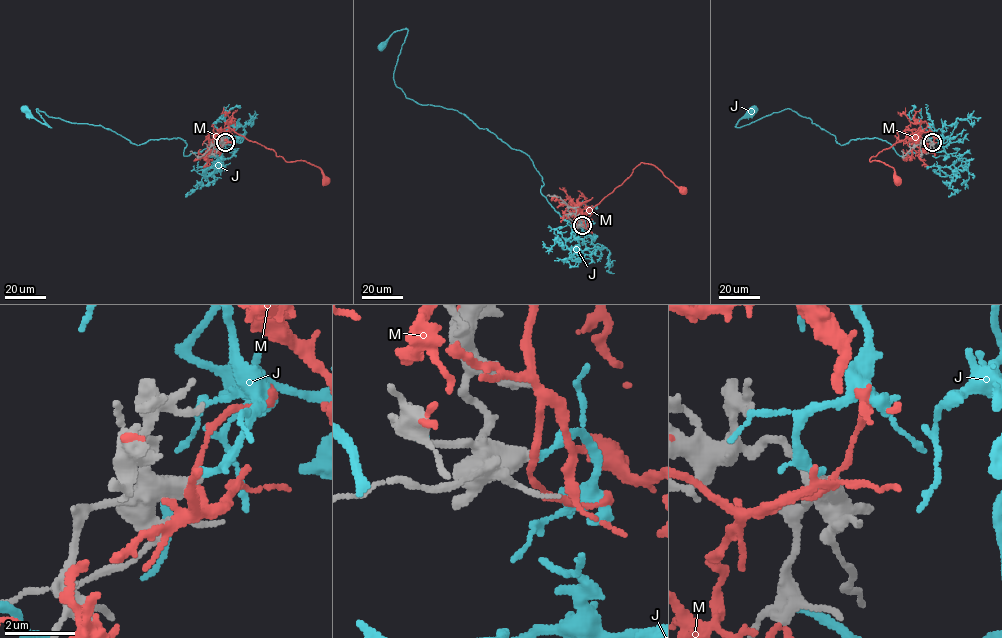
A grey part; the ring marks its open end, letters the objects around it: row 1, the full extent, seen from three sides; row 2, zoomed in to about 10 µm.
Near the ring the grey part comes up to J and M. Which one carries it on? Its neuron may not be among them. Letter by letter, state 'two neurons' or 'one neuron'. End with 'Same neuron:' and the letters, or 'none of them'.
J: one neuron
M: two neurons
Same neuron: J

